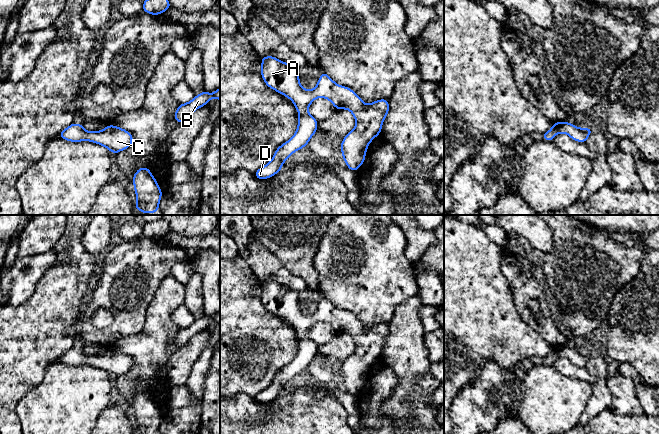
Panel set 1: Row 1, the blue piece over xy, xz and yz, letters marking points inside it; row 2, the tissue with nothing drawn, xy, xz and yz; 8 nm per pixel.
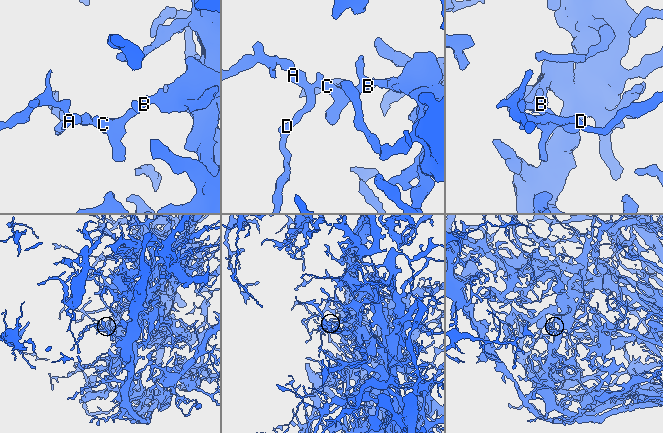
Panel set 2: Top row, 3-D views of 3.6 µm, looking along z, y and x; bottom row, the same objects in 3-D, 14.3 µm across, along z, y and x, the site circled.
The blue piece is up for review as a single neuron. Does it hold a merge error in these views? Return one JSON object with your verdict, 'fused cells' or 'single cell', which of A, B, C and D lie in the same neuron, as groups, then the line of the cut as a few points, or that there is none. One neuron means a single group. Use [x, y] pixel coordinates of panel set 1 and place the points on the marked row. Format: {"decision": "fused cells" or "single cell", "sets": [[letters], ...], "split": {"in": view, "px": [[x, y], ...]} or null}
{"decision": "single cell", "sets": [["A", "B", "C", "D"]], "split": null}

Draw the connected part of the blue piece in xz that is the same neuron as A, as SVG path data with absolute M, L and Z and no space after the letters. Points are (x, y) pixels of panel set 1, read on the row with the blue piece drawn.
M273 56L261 57L261 63L261 76L266 85L287 98L290 98L300 116L298 118L297 130L292 138L279 146L275 151L272 160L265 166L259 168L254 173L254 176L257 179L267 179L274 176L281 171L285 160L290 155L303 147L307 147L310 138L317 132L318 124L318 121L308 113L308 108L315 98L321 97L327 98L334 105L336 110L347 109L351 111L355 118L356 126L342 140L341 152L348 169L357 172L358 168L365 161L369 143L381 133L383 121L389 112L388 99L380 99L367 105L352 89L336 84L330 76L323 71L319 77L318 84L314 89L304 89L300 85L298 68L293 67L286 62L282 62Z

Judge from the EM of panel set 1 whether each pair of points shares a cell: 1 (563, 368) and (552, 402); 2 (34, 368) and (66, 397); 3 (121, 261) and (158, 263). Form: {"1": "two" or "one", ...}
{"1": "two", "2": "two", "3": "one"}

